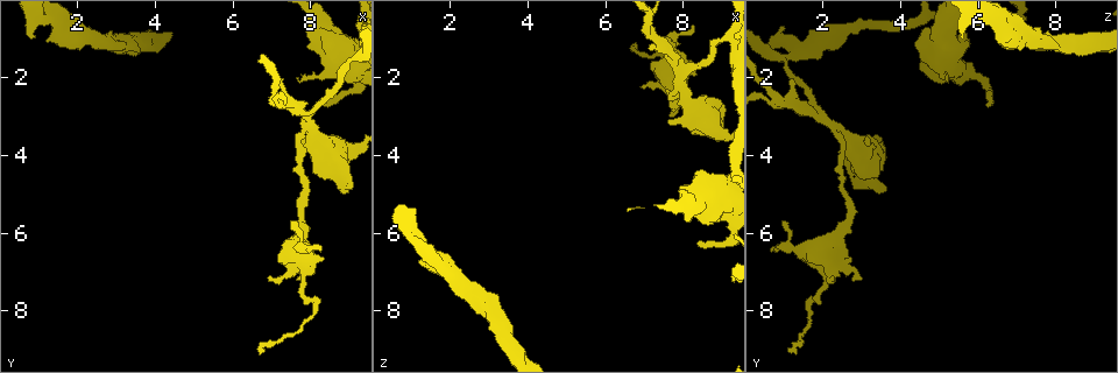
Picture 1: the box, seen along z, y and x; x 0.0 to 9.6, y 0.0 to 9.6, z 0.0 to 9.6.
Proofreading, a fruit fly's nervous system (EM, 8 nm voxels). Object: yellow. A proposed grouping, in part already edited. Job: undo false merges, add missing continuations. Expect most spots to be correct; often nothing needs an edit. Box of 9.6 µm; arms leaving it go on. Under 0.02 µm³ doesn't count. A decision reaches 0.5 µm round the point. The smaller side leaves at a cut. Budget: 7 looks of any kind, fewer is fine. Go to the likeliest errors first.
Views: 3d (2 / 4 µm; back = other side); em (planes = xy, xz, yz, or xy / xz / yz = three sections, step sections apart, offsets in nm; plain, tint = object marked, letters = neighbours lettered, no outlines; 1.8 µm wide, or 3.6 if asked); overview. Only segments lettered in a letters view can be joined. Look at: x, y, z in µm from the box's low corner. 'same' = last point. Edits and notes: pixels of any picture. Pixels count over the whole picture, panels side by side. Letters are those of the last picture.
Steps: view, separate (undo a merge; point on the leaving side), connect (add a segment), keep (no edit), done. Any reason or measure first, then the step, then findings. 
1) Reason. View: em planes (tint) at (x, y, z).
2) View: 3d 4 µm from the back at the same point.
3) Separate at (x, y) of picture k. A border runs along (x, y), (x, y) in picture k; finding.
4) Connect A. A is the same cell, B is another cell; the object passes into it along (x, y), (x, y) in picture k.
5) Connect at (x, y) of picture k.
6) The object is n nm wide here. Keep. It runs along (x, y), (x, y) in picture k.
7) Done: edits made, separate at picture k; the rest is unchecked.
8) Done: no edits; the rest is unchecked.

Branch stops here. View: 3d 4 µm at (0.75, 0.95, 5.60).

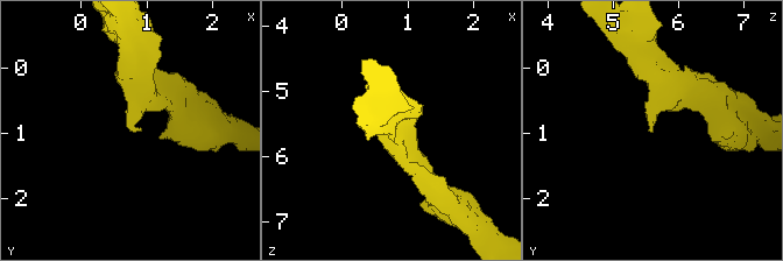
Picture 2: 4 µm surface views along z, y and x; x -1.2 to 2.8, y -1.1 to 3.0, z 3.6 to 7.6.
Now the EM. View: em planes (letters) at (0.75, 0.95, 5.55).

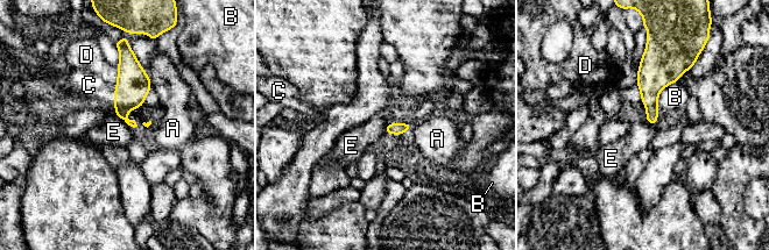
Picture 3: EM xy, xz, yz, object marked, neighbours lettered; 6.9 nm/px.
Connect C. C is the same cell, A, B, D and E are other cells; the object passes into it along (133, 84), (114, 93), (89, 85) in picture 3; the cell continues.

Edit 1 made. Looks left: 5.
Calibre changes. View: 3d 4 µm at (8.80, 4.05, 3.40).

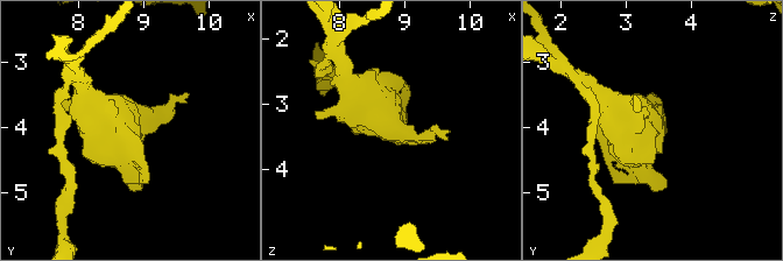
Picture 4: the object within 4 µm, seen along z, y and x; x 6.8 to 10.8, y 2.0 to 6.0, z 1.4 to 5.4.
Need the tissue. View: em 3.6 µm planes (letters) at (8.85, 4.10, 3.40).

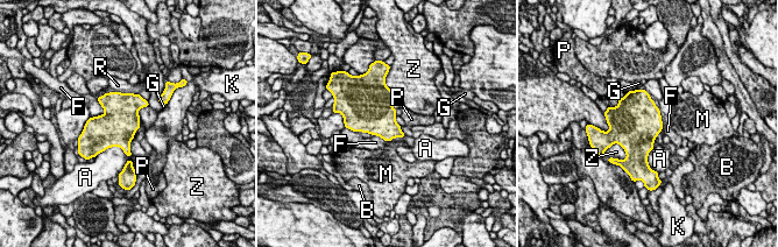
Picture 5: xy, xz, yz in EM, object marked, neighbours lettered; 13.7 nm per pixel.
The object is 480 nm wide here. Keep. A, B, F, G, K, M, P, R and Z are other cells; a border runs along (97, 98), (104, 112), (90, 118) in picture 5; all the same cell.

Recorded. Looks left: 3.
Done: edits made, connect at picture 3; the rest is unchecked.

